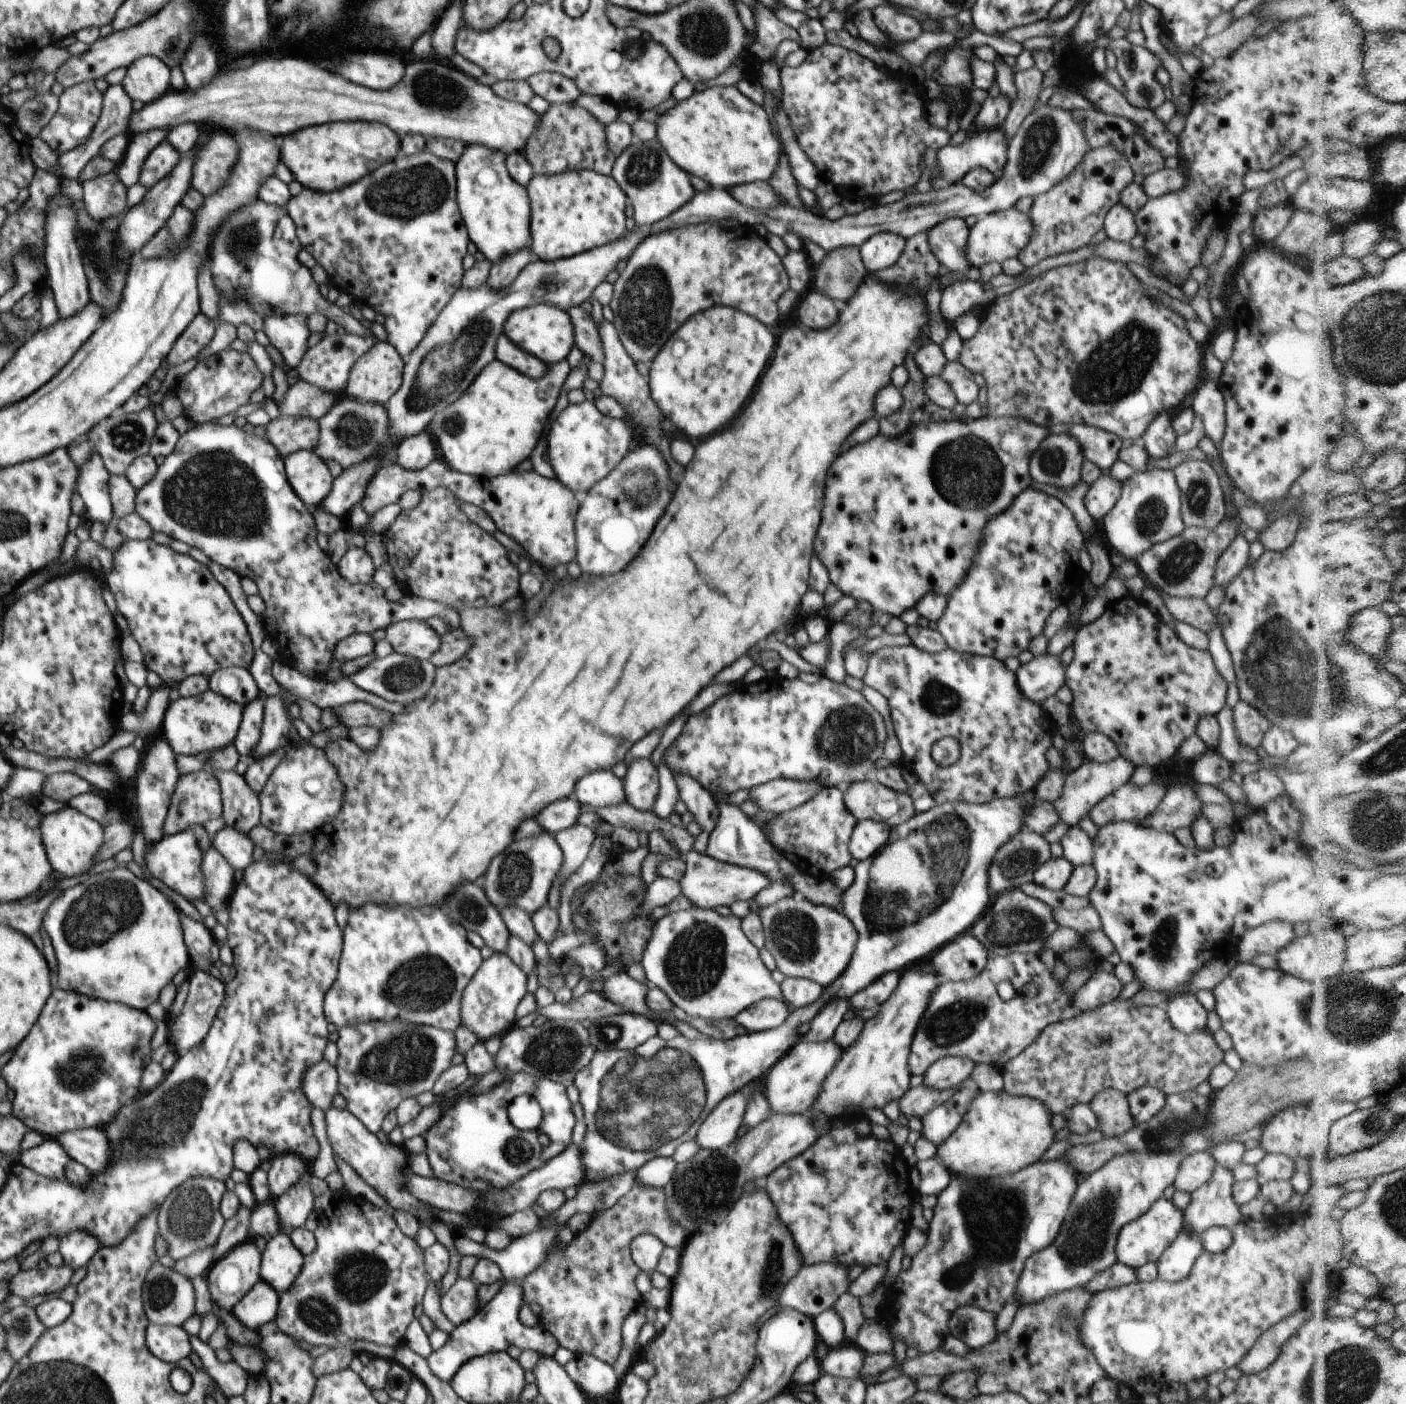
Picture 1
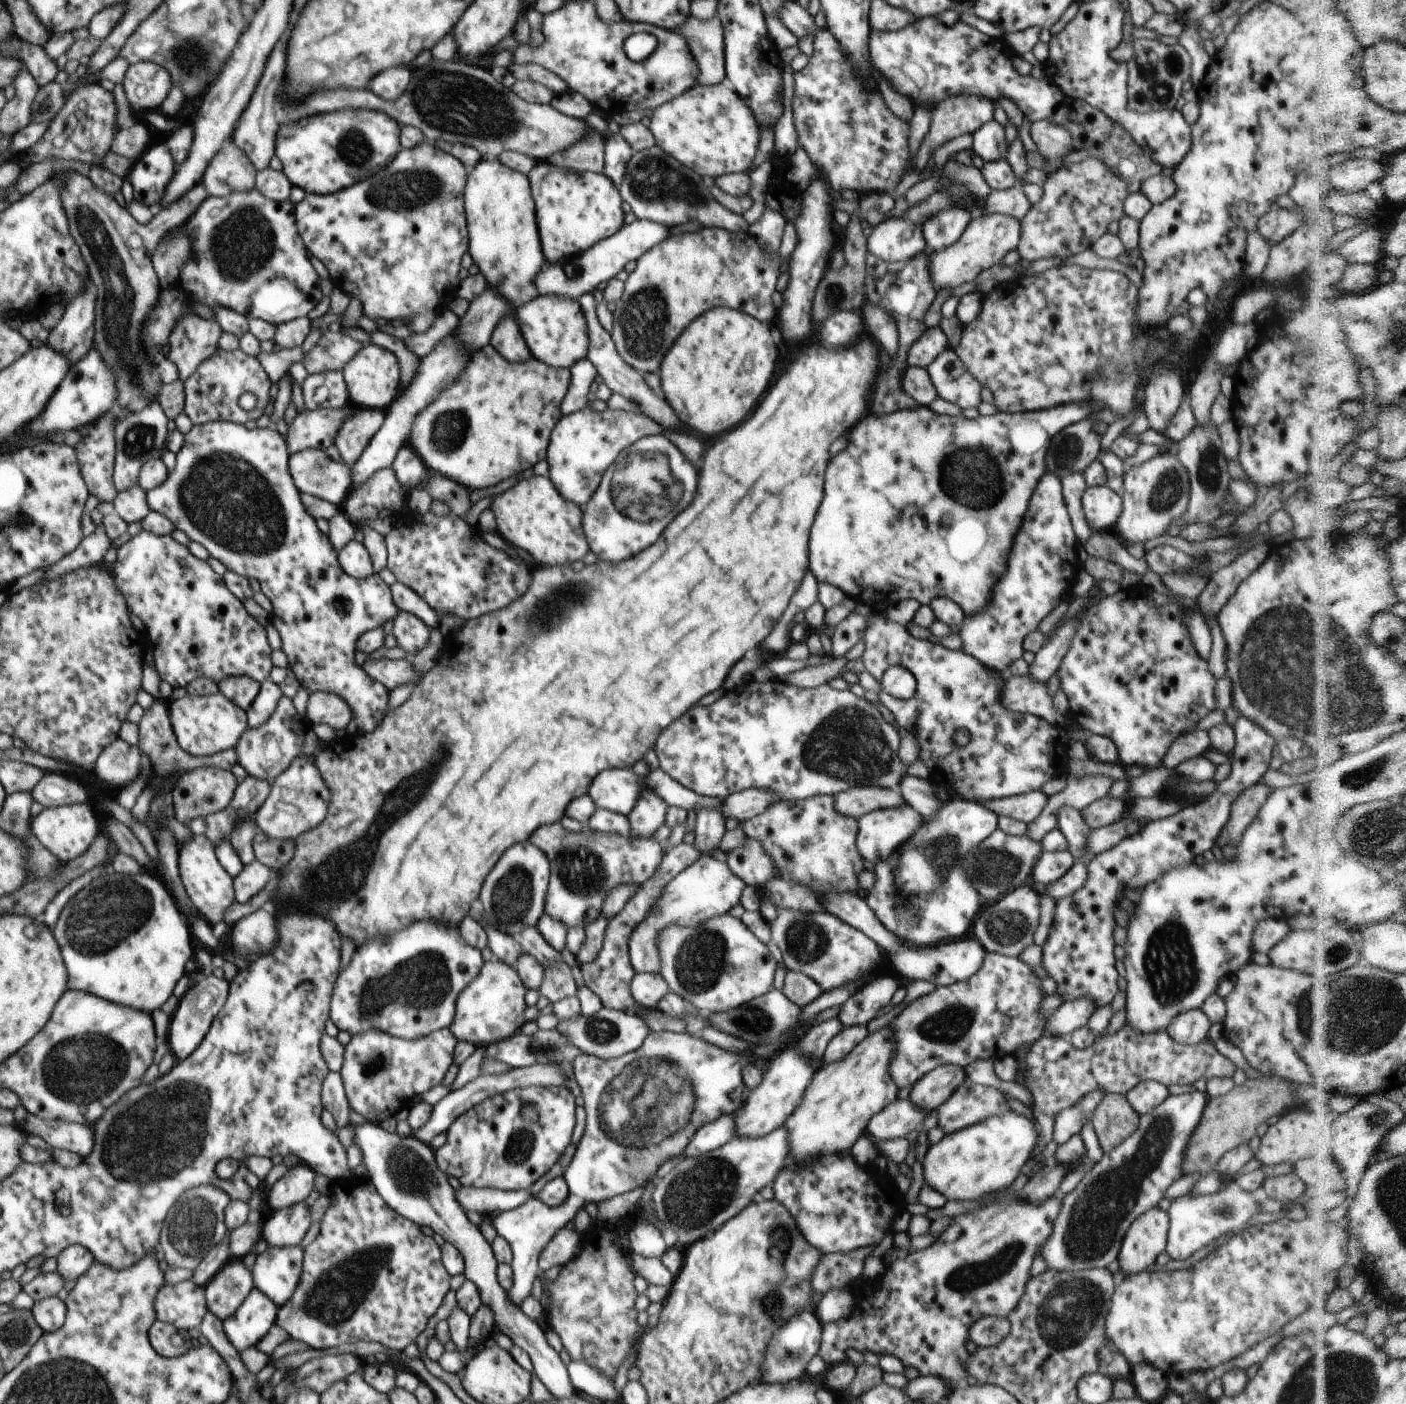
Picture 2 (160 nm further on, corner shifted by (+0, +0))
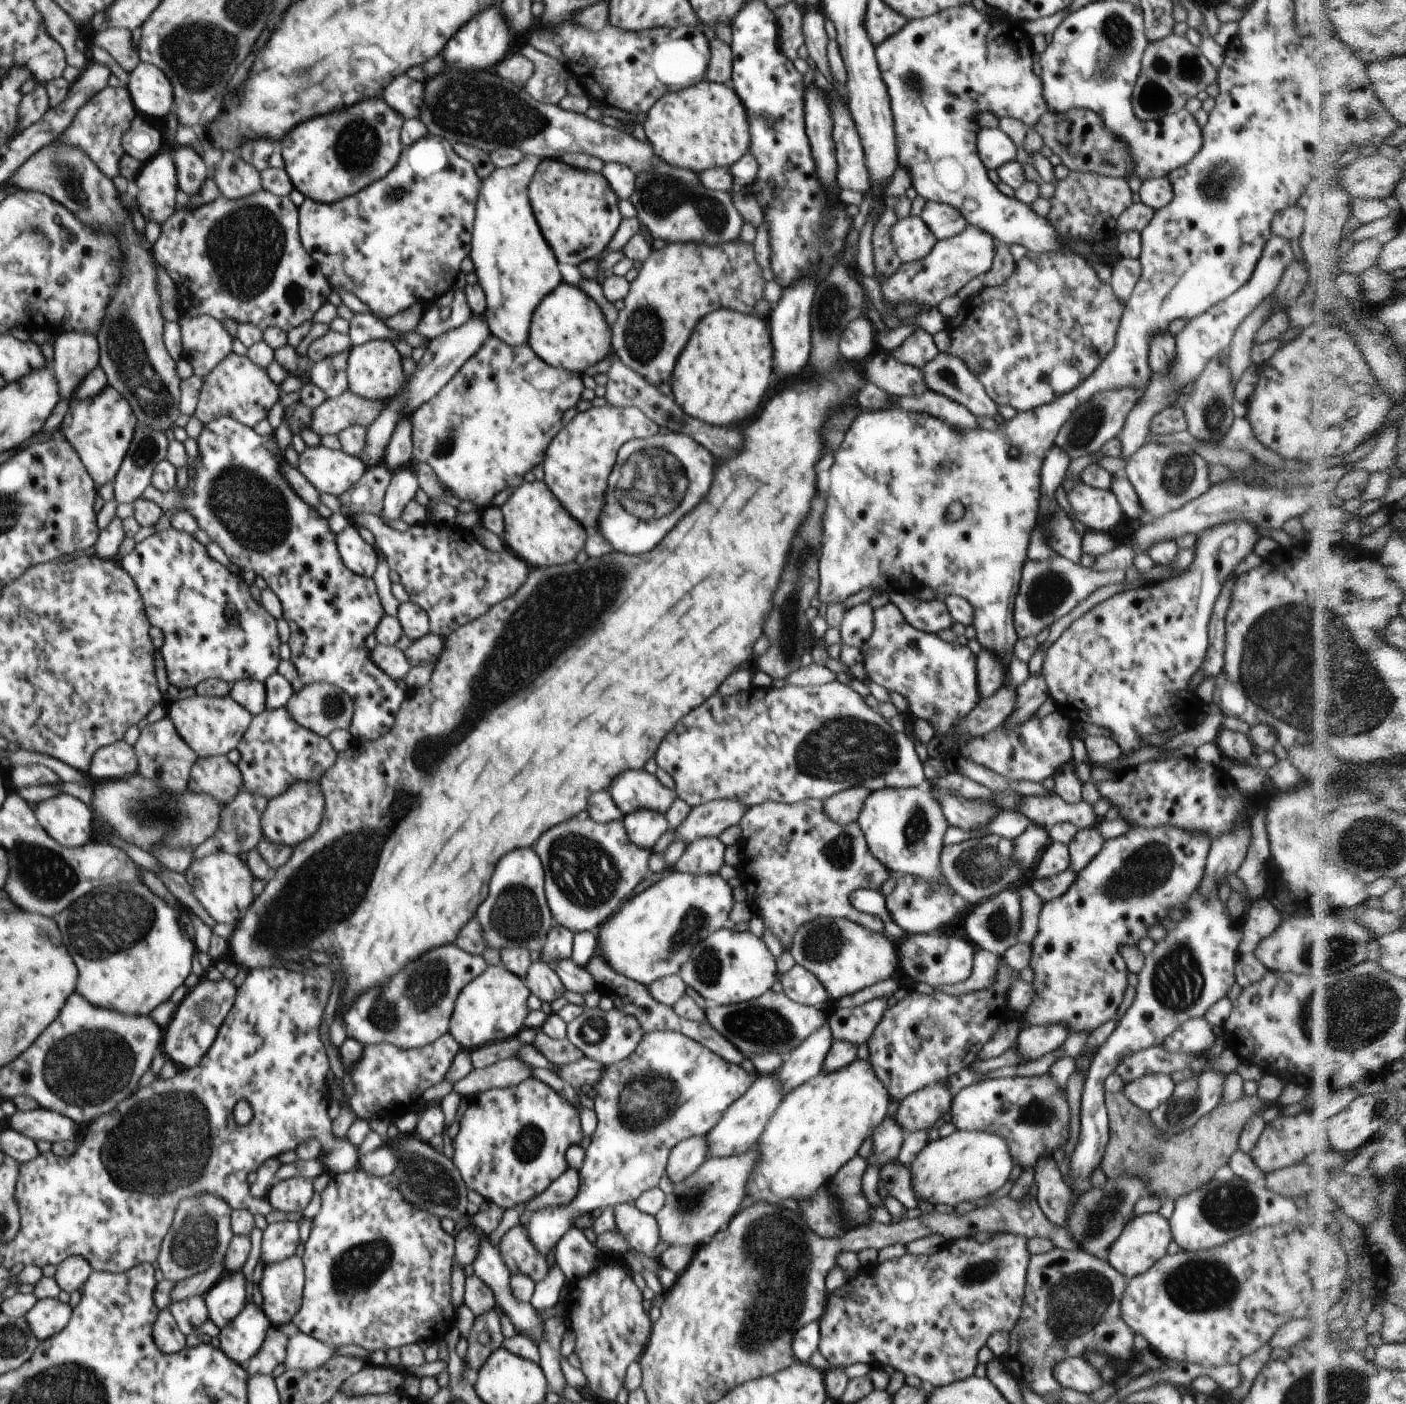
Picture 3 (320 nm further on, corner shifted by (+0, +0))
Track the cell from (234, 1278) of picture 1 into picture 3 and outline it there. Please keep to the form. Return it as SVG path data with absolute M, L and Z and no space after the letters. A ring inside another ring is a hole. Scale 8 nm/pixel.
M224 1273L203 1296L209 1319L221 1329L232 1322L246 1303L246 1278L242 1273Z

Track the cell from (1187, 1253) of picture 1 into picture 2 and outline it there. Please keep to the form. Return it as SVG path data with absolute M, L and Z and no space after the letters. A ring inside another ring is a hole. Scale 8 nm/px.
M1236 1182L1221 1188L1211 1194L1183 1194L1171 1200L1167 1211L1169 1216L1169 1229L1167 1232L1167 1247L1165 1250L1171 1260L1186 1260L1194 1252L1206 1248L1213 1240L1218 1240L1226 1232L1238 1233L1248 1222L1258 1214L1258 1195L1240 1188Z

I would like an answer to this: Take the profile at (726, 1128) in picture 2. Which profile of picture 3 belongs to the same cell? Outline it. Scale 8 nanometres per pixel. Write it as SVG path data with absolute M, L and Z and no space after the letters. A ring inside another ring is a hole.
M705 1136L690 1137L680 1141L670 1151L665 1174L671 1182L679 1183L688 1178L707 1160Z

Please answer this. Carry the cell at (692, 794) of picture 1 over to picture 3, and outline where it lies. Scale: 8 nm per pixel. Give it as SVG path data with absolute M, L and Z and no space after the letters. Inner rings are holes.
M698 837L689 842L675 867L691 875L716 875L724 862L727 846L719 838Z

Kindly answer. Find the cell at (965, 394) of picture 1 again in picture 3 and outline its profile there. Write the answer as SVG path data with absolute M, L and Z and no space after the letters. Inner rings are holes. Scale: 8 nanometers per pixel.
M938 353L934 360L926 363L921 368L925 383L928 389L932 389L940 394L945 394L948 398L962 403L972 414L978 416L988 416L994 418L998 413L998 405L988 396L982 383L972 374L963 360L953 357L948 353Z

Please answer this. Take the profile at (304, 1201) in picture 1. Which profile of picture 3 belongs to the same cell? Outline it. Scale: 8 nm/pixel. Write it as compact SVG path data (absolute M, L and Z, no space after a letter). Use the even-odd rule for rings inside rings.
M278 1221L263 1230L261 1242L261 1260L266 1265L277 1263L296 1254L298 1250L299 1223L296 1221Z

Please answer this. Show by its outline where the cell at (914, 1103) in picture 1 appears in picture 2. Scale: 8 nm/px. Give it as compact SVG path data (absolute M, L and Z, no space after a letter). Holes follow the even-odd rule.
M907 1099L896 1100L875 1114L867 1124L867 1130L878 1141L904 1138L920 1124L928 1113L915 1107Z

